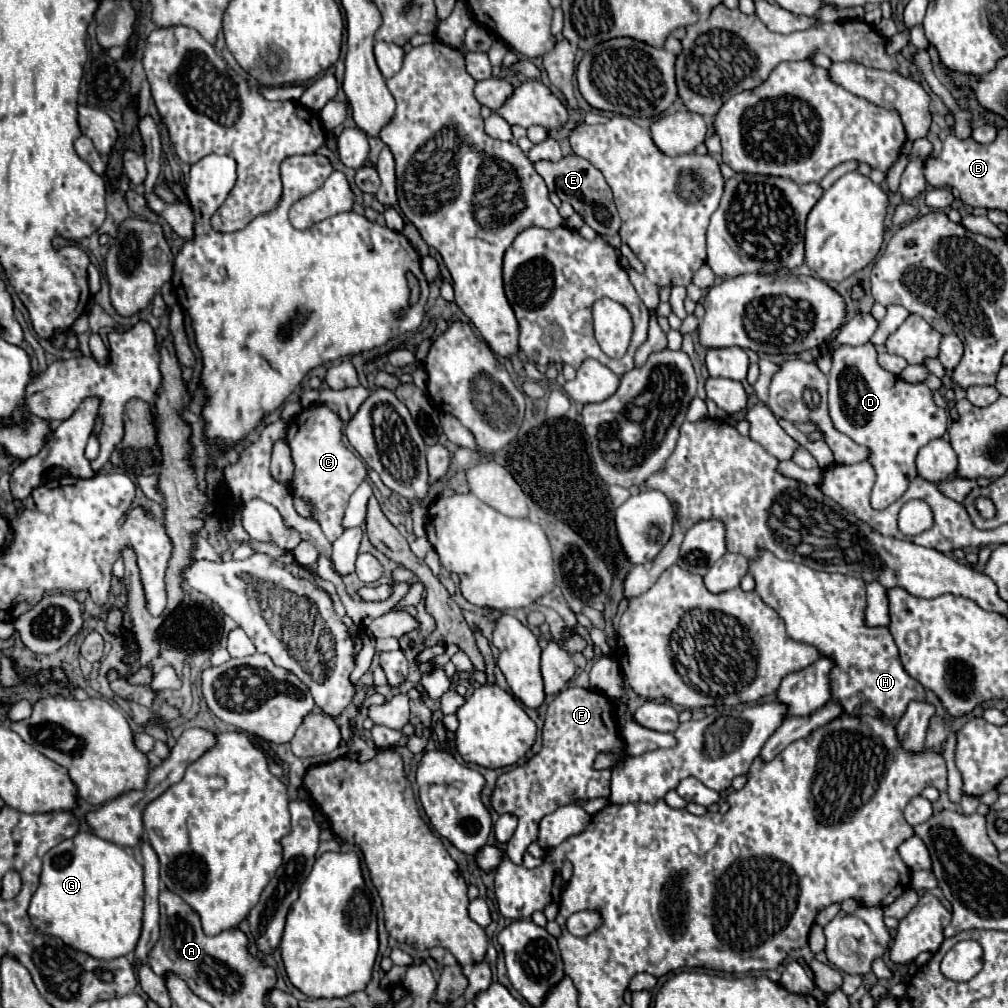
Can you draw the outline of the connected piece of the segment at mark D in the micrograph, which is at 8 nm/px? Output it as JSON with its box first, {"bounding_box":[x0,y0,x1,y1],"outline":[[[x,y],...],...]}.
{"bounding_box":[828,344,948,510],"outline":[[[874,344],[836,348],[832,352],[832,370],[828,374],[828,382],[830,382],[830,392],[828,392],[830,418],[842,434],[852,438],[860,446],[866,446],[868,462],[876,470],[876,482],[872,488],[870,504],[874,510],[884,510],[886,506],[894,504],[906,492],[906,486],[910,486],[910,482],[918,476],[914,466],[916,452],[922,446],[926,446],[930,440],[944,436],[948,428],[948,412],[934,404],[932,392],[924,382],[908,384],[908,382],[902,382],[900,376],[882,370],[876,362]]]}

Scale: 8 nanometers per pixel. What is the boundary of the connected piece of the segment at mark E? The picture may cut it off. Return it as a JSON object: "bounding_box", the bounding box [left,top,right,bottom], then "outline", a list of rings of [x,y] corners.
{"bounding_box":[532,154,620,236],"outline":[[[576,154],[564,156],[560,162],[532,162],[532,166],[538,170],[538,174],[544,178],[550,192],[554,192],[562,202],[572,204],[572,208],[586,220],[588,226],[596,230],[600,236],[612,236],[620,230],[620,216],[612,202],[612,190],[608,184],[604,184],[604,176],[598,168],[594,168],[586,158],[580,158]]]}

